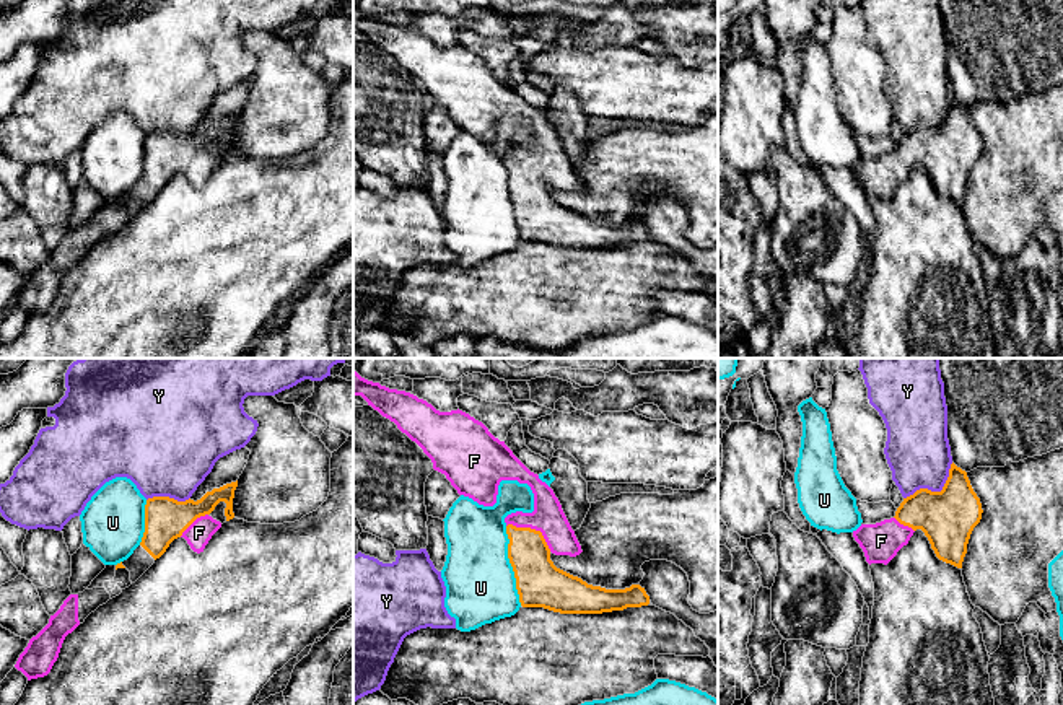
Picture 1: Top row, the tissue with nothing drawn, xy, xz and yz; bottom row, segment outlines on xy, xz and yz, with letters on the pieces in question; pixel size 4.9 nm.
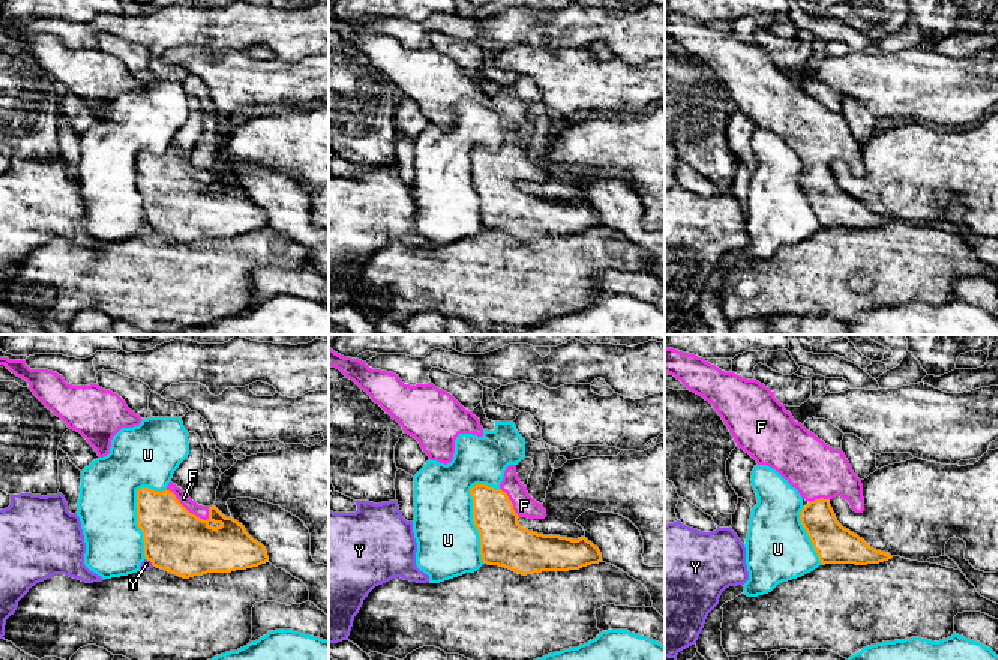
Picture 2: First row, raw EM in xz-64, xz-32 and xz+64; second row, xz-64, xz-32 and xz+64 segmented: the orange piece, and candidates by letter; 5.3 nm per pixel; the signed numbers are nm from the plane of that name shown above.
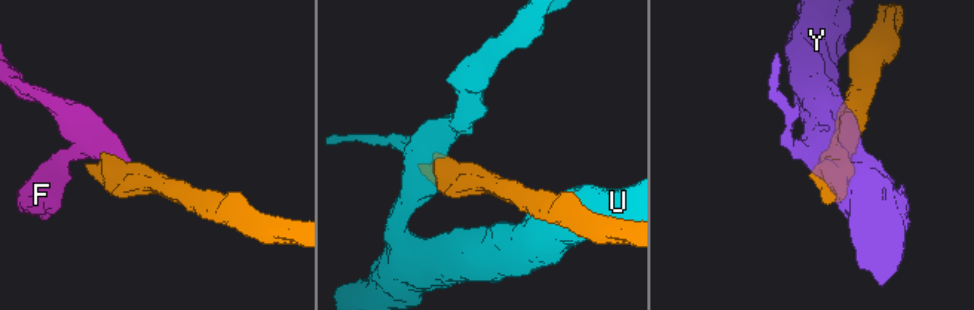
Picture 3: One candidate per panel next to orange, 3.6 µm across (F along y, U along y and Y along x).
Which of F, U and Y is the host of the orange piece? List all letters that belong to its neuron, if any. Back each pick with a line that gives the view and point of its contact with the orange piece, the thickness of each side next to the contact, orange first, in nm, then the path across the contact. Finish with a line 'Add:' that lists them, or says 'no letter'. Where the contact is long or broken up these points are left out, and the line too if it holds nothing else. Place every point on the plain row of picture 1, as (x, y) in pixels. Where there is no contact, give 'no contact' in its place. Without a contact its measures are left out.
F: contact xz (533, 165); calibres 220 and 160 nm; way xz (538, 215), (533, 204), (533, 165), (547, 152)
Add: F

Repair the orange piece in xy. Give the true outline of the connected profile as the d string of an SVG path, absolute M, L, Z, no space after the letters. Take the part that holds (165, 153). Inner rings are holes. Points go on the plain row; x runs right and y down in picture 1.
M238 116L207 127L200 135L177 137L169 132L153 132L145 140L145 168L140 181L156 195L169 179L184 173L197 189L203 187L212 171L221 163L210 148L220 137L226 138L226 156L234 153L233 134Z

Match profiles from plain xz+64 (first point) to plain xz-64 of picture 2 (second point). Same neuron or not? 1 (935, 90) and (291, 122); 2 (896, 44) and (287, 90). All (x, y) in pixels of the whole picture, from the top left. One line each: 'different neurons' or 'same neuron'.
1: different neurons
2: different neurons

